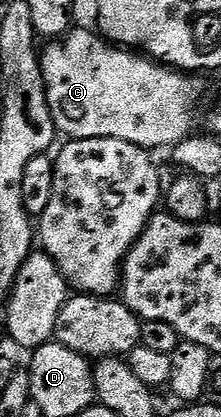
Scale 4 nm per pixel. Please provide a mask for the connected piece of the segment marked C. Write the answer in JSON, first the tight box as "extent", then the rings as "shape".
{"extent":[40,26,202,150],"shape":[[[78,26],[71,27],[61,42],[47,43],[40,55],[48,106],[52,110],[55,129],[61,135],[63,132],[63,137],[72,140],[120,138],[147,150],[170,150],[195,131],[194,115],[202,100],[202,84],[197,75],[183,75],[181,71],[157,63],[137,51],[107,42],[97,31],[89,32]]]}

